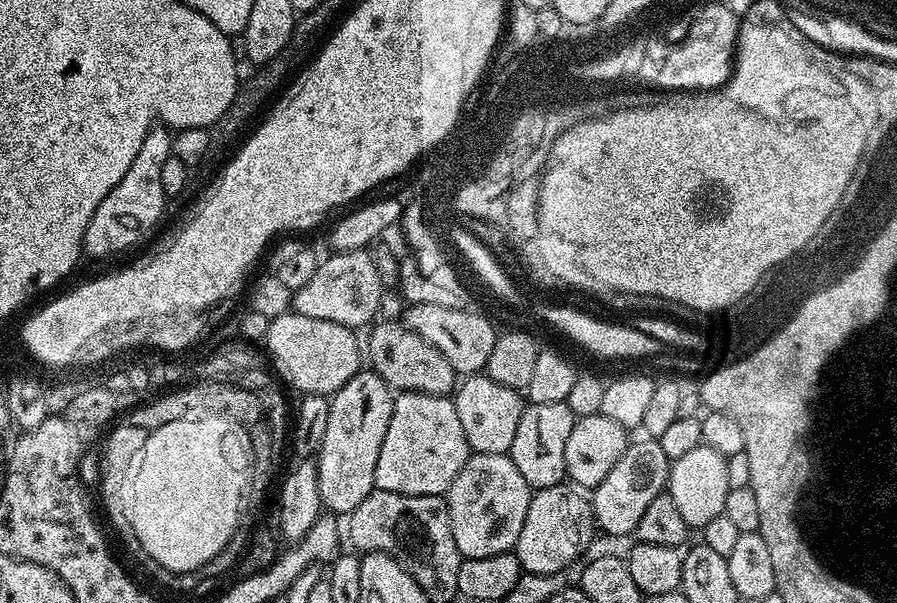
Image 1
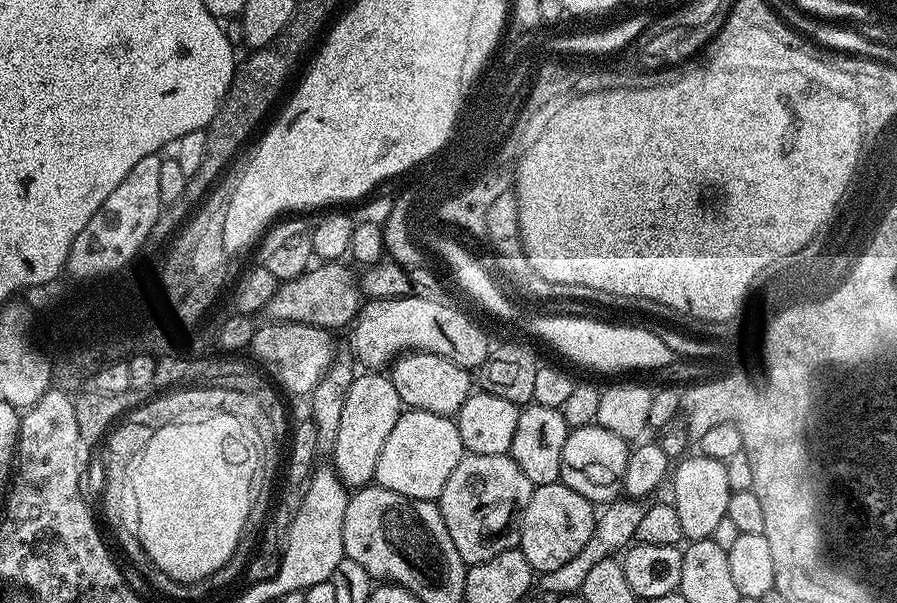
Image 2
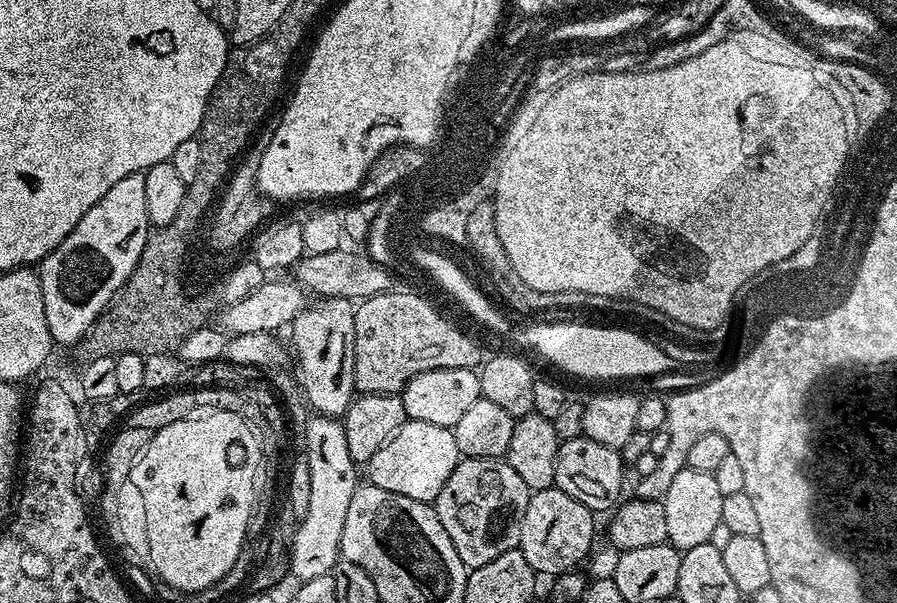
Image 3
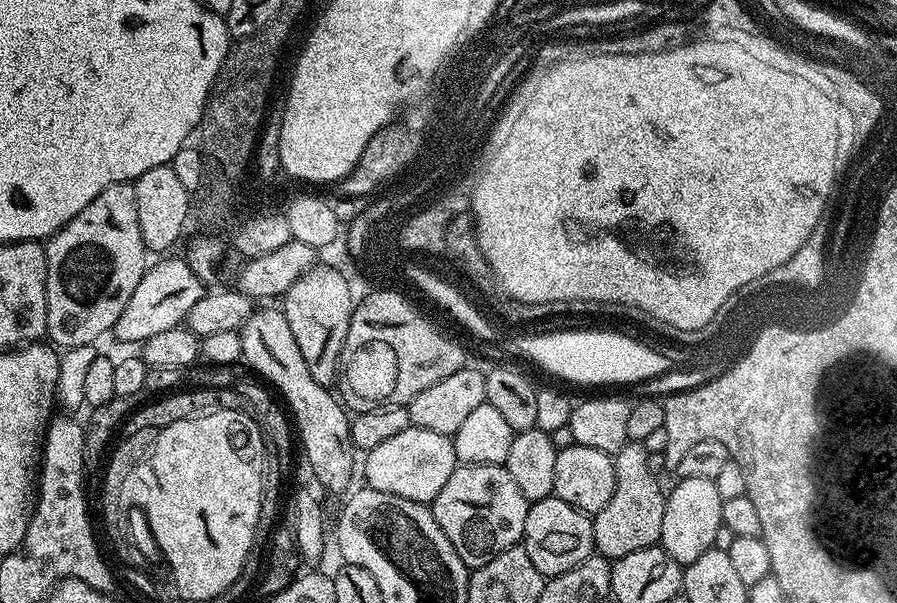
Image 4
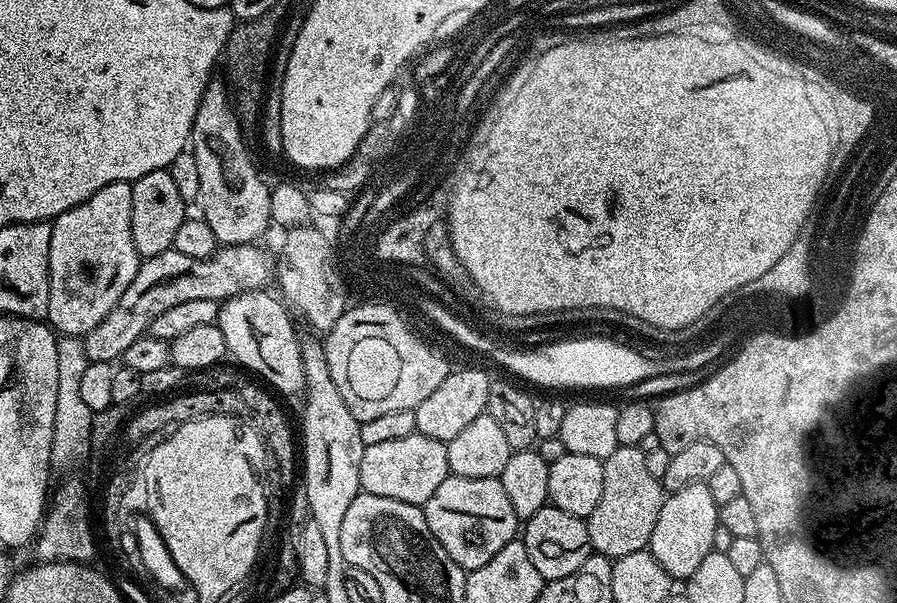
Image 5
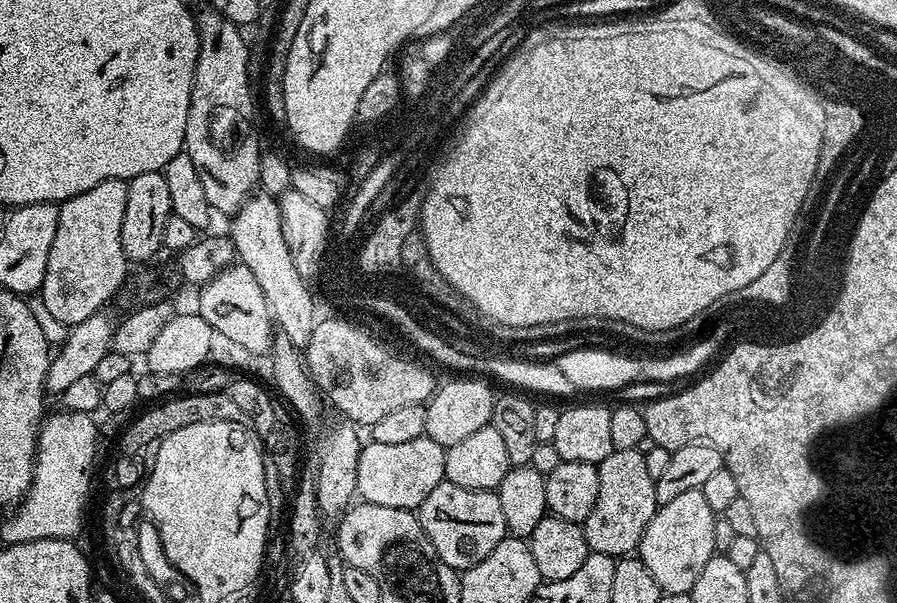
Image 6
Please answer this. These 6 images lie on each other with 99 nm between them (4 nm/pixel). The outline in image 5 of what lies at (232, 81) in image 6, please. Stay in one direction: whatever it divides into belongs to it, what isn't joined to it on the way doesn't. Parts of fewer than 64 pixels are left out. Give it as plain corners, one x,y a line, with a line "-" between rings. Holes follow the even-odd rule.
209,80
194,114
190,151
198,162
199,215
210,226
210,230
214,230
217,245
251,244
259,241
259,236
272,224
272,188
264,185
248,153
248,144
240,129
242,121
234,107
233,97
225,81
220,80

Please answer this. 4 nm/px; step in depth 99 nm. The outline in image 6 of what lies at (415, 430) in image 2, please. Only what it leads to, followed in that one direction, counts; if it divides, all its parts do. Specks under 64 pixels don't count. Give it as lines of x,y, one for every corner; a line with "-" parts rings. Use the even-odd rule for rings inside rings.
429,436
414,438
414,442
397,442
394,446
368,442
361,447
356,471
356,490
365,504
394,506
395,508
419,509
420,503
434,490
445,483
444,449

